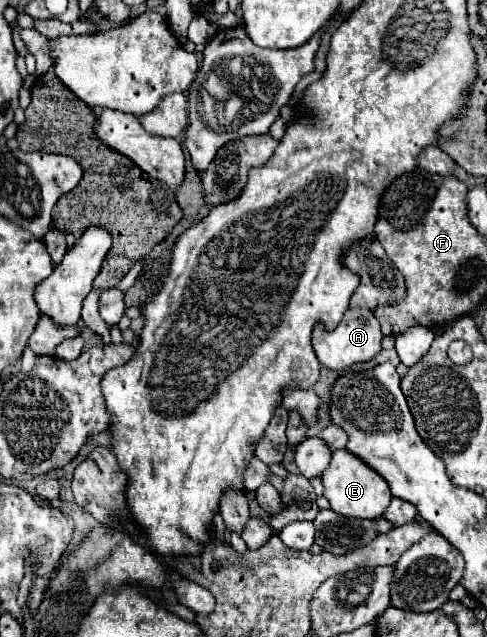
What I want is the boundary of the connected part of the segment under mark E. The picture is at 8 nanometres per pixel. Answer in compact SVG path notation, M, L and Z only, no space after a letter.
M336 450L332 454L330 466L322 474L322 484L324 484L324 496L330 502L330 508L344 516L378 518L384 514L384 510L388 508L392 500L388 482L380 474L376 474L376 470L372 470L366 462L362 462L348 450Z

